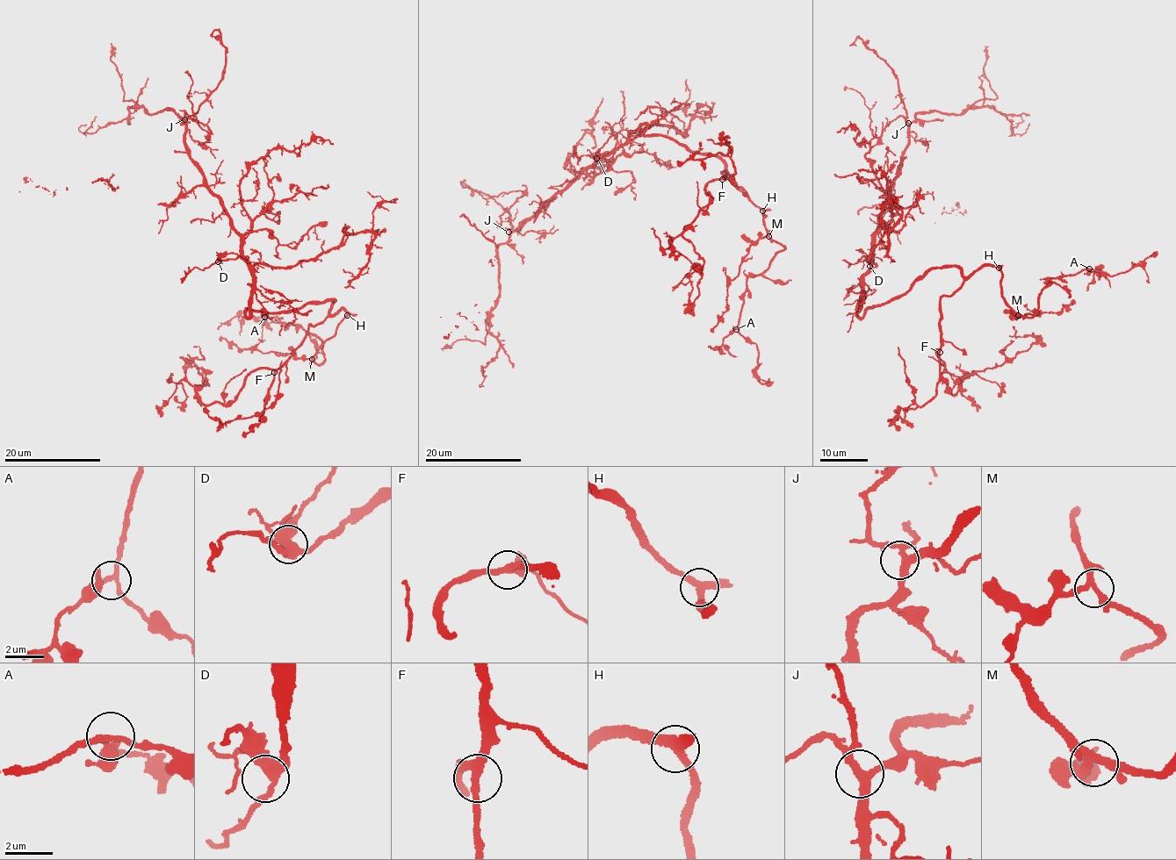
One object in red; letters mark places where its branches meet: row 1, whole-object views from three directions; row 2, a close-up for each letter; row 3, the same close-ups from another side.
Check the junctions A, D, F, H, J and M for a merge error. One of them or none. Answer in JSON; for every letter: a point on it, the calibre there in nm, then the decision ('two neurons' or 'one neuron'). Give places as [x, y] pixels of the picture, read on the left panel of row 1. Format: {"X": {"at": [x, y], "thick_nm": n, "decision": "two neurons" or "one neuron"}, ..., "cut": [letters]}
{"A": {"at": [264, 317], "thick_nm": 200, "decision": "one neuron"}, "D": {"at": [218, 261], "thick_nm": 400, "decision": "one neuron"}, "F": {"at": [274, 372], "thick_nm": 320, "decision": "one neuron"}, "H": {"at": [347, 315], "thick_nm": 320, "decision": "one neuron"}, "J": {"at": [184, 119], "thick_nm": 320, "decision": "one neuron"}, "M": {"at": [312, 359], "thick_nm": 280, "decision": "one neuron"}, "cut": []}

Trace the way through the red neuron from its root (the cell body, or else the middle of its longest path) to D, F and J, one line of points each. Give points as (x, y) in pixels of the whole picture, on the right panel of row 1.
D: (880, 305), (867, 309), (862, 317), (858, 316), (862, 279), (870, 267), (872, 255), (873, 263), (869, 266)
F: (880, 305), (909, 291), (915, 281), (933, 268), (958, 268), (963, 278), (961, 286), (941, 299), (940, 352)
J: (880, 305), (858, 316), (862, 279), (870, 267), (872, 235), (901, 154), (908, 146), (908, 123)

